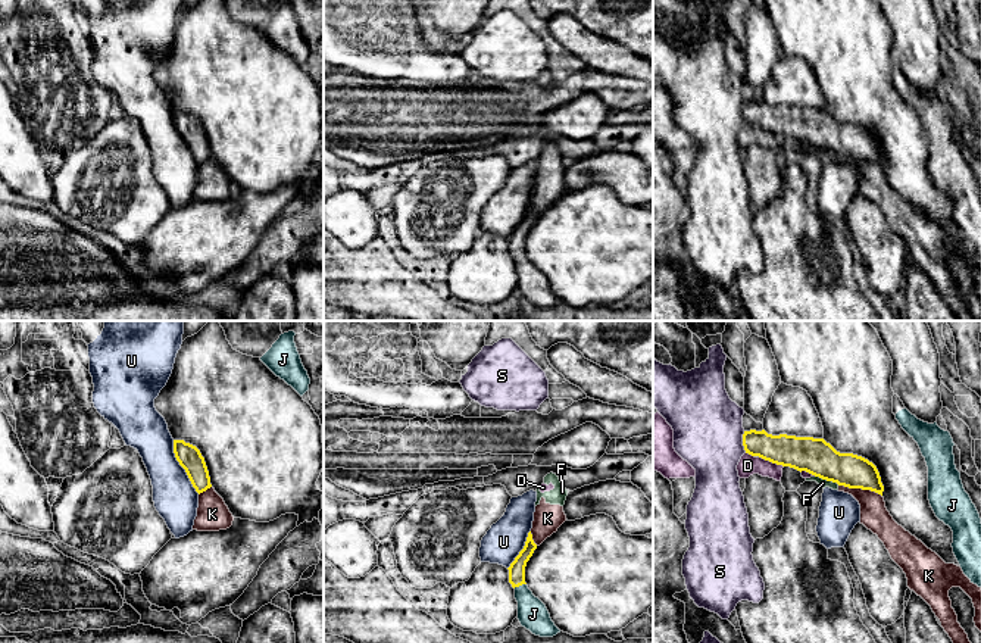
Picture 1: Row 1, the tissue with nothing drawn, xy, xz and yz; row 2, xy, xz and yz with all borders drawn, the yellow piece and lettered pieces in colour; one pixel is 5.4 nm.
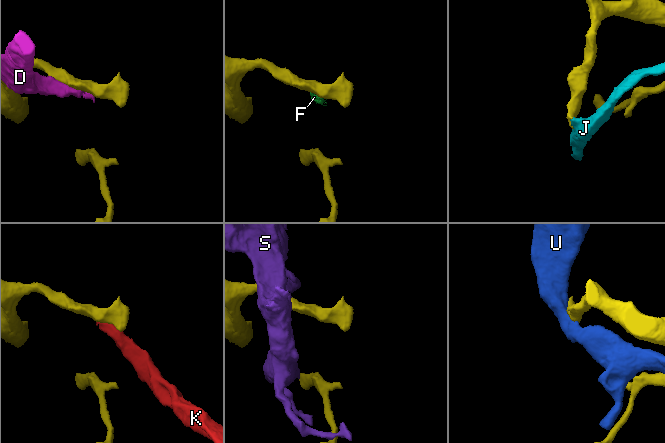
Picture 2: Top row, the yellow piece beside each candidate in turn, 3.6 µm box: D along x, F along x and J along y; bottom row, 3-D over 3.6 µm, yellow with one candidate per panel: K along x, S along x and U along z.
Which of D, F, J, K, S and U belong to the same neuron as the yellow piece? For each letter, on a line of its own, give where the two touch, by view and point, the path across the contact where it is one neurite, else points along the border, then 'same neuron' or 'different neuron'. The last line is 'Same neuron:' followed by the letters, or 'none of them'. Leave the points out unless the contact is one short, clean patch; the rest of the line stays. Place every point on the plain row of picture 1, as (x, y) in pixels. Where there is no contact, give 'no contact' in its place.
D: contact yz (771, 131); different neuron
F: contact yz (827, 150); border yz (815, 146), (839, 155); different neuron
J: contact xz (519, 255); same neuron
K: contact yz (861, 158); border yz (839, 155), (869, 159), (881, 167); different neuron
S: contact yz (743, 112); different neuron
U: contact xy (181, 136); different neuron
Same neuron: J

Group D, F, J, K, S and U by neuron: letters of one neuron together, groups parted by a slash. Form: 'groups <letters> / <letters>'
groups D F K / J / S / U

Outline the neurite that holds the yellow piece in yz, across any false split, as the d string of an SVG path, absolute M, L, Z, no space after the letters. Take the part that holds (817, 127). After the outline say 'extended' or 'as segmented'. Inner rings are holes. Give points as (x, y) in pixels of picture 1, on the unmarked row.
M750 100L743 104L743 116L752 127L800 143L806 141L838 156L871 160L882 166L884 156L872 132L853 124L840 124L824 109L772 106L765 100Z | as segmented

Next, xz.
M529 202L524 219L507 238L509 253L515 259L518 290L521 296L535 306L553 308L560 303L560 300L552 291L546 275L532 265L525 253L525 237L535 219L537 215L534 213L532 205Z | extended

